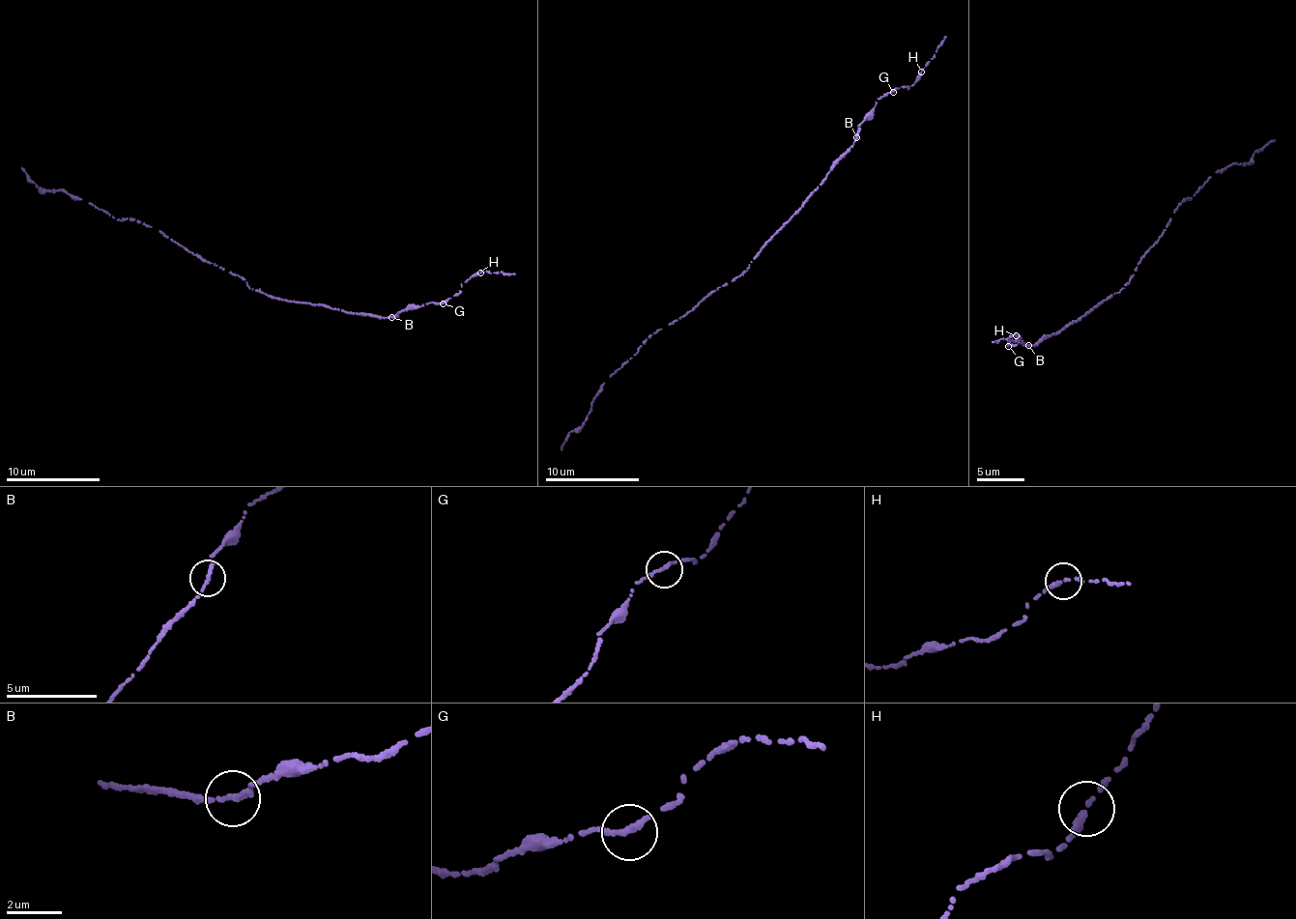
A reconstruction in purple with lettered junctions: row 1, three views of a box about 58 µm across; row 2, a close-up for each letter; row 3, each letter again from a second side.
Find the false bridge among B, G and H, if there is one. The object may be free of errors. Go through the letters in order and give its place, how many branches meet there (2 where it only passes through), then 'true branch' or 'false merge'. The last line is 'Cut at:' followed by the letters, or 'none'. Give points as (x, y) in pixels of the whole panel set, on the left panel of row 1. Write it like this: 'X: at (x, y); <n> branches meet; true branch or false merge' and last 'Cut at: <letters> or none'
B: at (391, 317); 2 branches meet; false merge
G: at (443, 303); 2 branches meet; true branch
H: at (480, 272); 1 branches meet; true branch
Cut at: B

